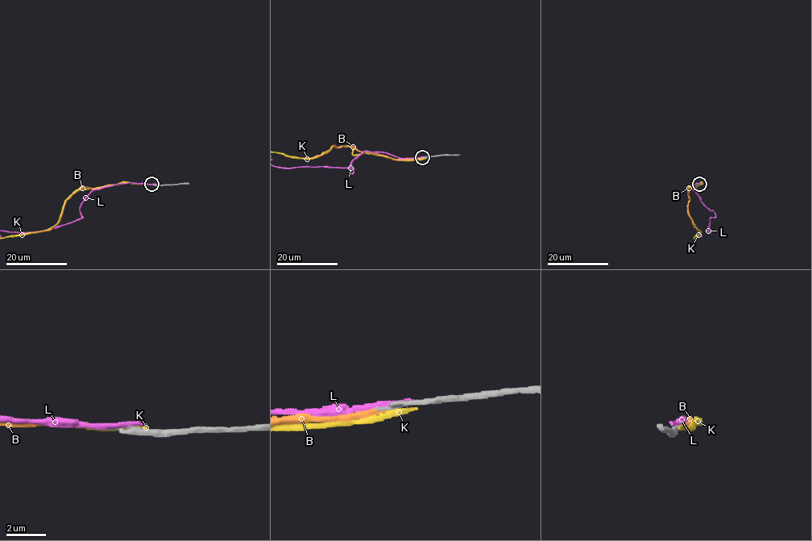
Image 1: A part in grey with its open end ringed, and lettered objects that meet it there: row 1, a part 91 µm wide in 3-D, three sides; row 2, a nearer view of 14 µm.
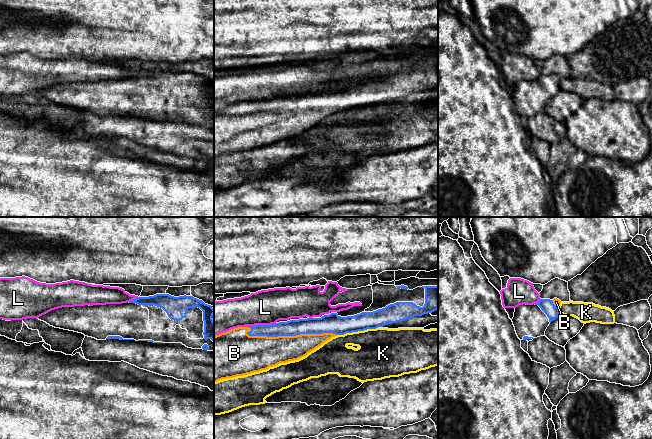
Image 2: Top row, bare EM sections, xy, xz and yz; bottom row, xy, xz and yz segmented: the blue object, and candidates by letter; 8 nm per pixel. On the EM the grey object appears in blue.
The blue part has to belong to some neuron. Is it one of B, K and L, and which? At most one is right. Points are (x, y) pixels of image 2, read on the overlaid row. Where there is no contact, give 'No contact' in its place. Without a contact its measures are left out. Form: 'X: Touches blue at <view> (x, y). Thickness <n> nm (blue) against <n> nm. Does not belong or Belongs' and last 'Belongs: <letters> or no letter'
B: Touches blue at xz (287, 335). Thickness 130 nm (blue) against 280 nm. Belongs
K: Touches blue at xz (357, 331). Thickness 160 nm (blue) against 380 nm. Does not belong
L: Touches blue at xz (259, 325). Thickness 130 nm (blue) against 280 nm. Does not belong
Belongs: B

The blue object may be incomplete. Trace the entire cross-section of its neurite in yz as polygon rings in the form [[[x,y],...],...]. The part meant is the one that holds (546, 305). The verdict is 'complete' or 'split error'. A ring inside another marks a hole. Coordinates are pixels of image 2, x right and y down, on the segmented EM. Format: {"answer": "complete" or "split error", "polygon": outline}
{"answer": "split error", "polygon": [[[557,298],[540,299],[533,305],[523,304],[516,307],[512,322],[518,338],[529,342],[545,336],[549,324],[560,314],[558,308],[560,303]]]}

